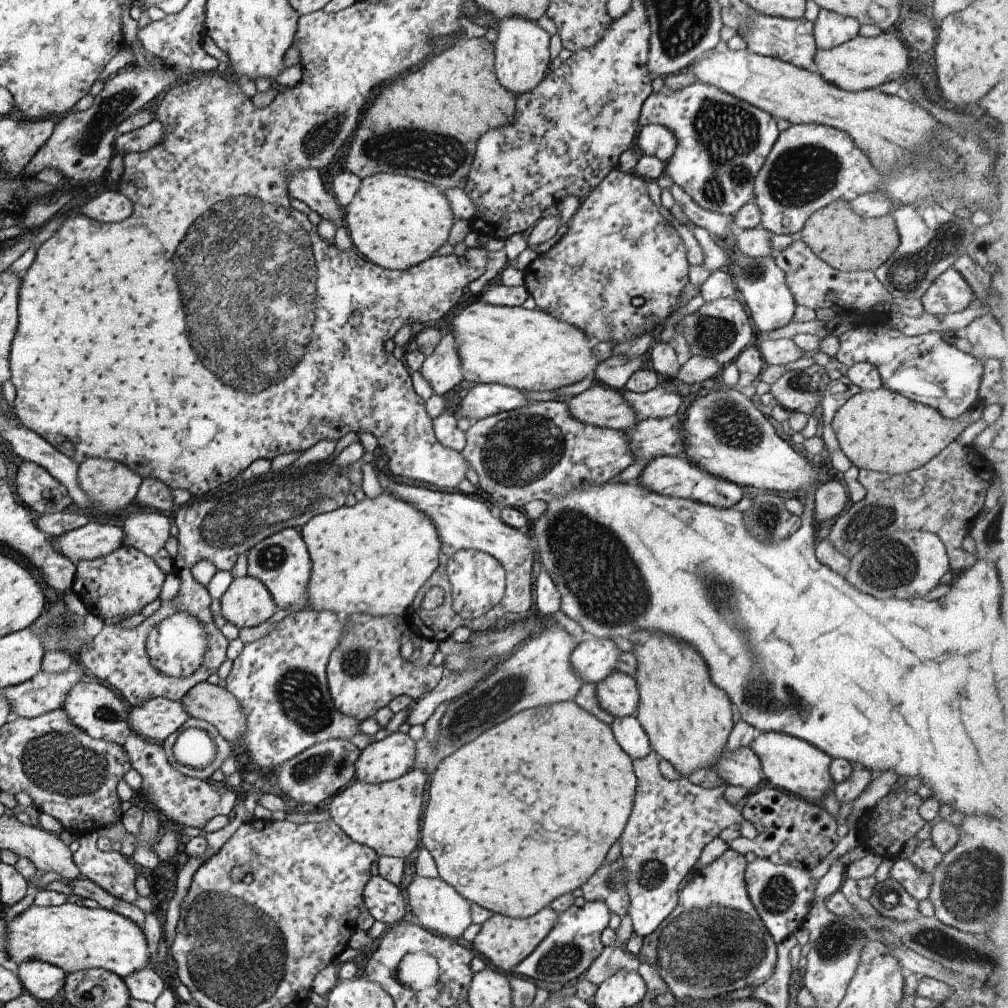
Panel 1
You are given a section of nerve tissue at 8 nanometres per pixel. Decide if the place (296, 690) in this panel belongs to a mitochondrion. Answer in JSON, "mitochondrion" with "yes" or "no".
{"mitochondrion":"yes"}

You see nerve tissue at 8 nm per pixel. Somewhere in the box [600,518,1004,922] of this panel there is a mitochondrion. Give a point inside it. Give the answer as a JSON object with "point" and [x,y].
{"point":[760,693]}

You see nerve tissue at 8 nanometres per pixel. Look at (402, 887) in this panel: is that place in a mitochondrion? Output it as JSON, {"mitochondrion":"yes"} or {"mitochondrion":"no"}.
{"mitochondrion":"no"}

